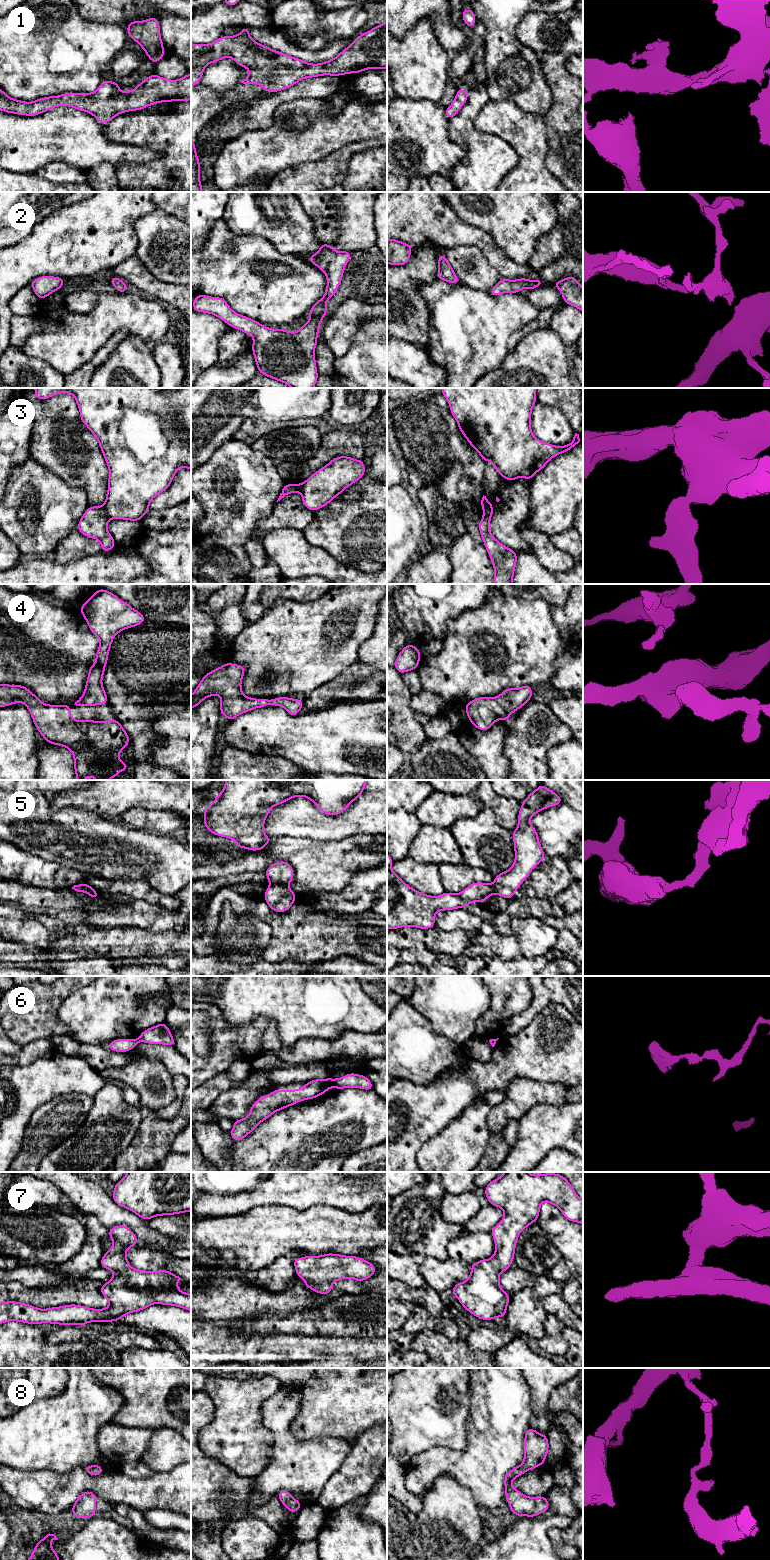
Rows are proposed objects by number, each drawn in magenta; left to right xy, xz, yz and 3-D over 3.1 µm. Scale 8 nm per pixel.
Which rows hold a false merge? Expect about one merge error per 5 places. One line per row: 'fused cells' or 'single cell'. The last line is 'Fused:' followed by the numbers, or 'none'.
1: single cell
2: single cell
3: fused cells
4: single cell
5: single cell
6: fused cells
7: single cell
8: single cell
Fused: 3, 6

